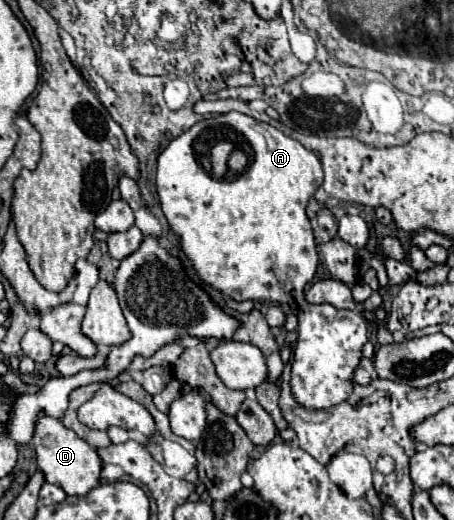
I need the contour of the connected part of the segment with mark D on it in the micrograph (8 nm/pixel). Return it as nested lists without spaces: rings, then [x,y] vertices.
[[[38,417],[38,425],[34,427],[32,441],[36,445],[38,469],[44,473],[46,483],[62,487],[66,495],[86,495],[90,489],[94,489],[100,483],[102,461],[96,453],[96,447],[88,445],[74,431],[66,429],[60,419]]]

